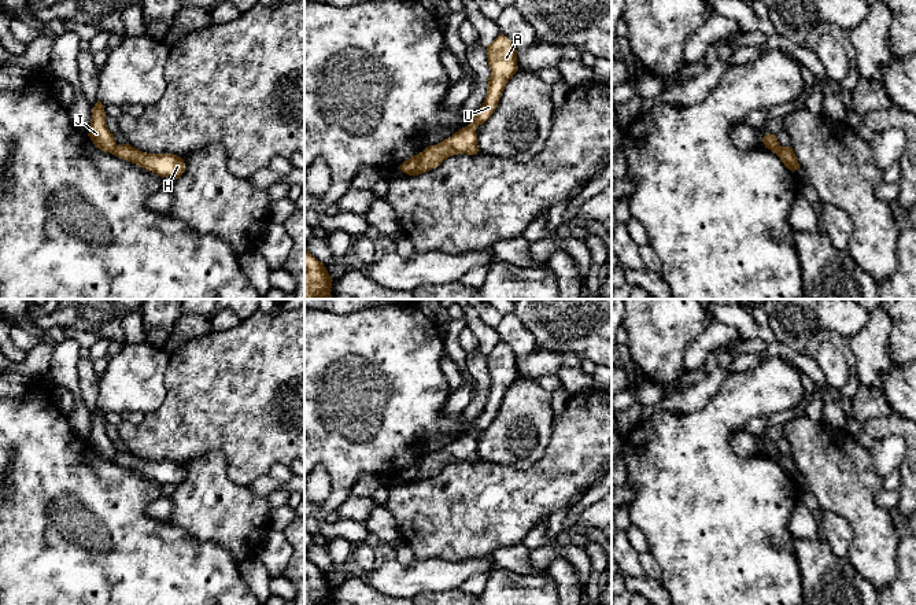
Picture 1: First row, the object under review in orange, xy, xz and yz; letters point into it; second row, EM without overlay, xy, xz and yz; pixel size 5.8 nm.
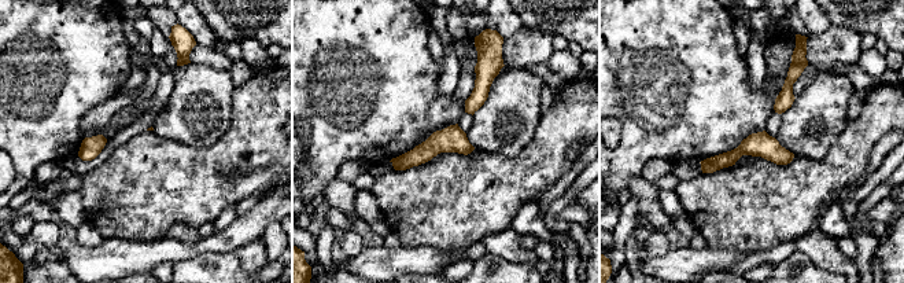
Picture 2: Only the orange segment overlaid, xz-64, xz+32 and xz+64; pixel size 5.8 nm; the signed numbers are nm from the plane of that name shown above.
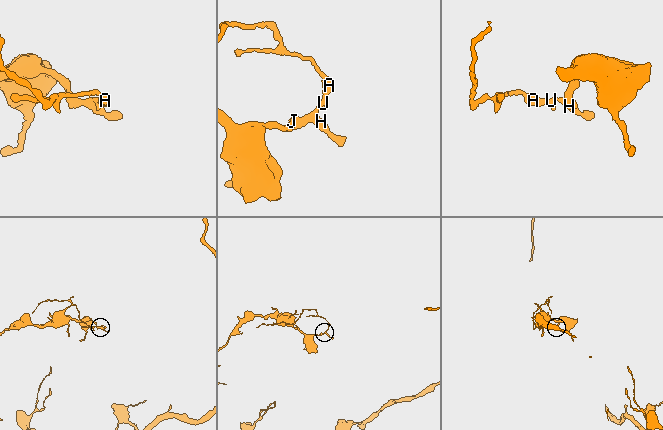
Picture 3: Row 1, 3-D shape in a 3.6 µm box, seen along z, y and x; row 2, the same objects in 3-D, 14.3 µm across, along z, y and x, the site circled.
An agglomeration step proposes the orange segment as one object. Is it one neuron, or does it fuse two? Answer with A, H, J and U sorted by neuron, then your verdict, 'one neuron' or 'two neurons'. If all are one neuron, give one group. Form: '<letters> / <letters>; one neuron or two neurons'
A H U / J; two neurons

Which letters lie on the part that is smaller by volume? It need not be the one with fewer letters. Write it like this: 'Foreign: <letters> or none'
Foreign: A, H, U

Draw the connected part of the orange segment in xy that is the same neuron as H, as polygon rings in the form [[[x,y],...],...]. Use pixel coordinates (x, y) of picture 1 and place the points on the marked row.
[[[128,144],[117,145],[112,155],[136,163],[140,167],[156,173],[158,176],[167,177],[173,176],[177,180],[185,171],[184,159],[173,154],[147,154]]]

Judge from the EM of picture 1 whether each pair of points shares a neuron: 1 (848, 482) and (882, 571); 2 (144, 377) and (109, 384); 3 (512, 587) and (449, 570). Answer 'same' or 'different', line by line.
1: same
2: same
3: different

